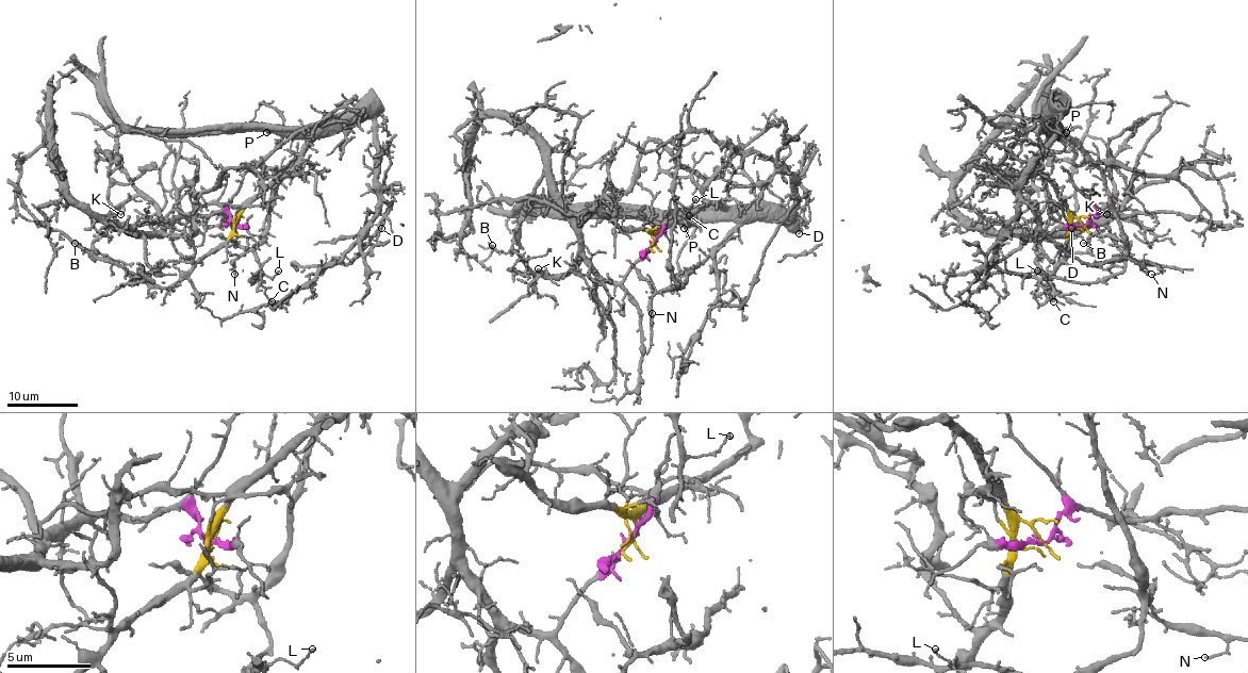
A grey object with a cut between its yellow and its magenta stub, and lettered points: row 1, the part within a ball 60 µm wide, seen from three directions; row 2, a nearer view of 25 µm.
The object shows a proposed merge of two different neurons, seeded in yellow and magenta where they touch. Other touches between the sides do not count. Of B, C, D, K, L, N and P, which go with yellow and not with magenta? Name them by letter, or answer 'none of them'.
C, D, L, N, P

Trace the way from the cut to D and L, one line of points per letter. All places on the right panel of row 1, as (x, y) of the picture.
D: (1083, 226), (1044, 174), (1043, 146), (1058, 118), (1056, 138), (1037, 160), (1021, 197), (1053, 200), (1070, 228)
L: (1083, 226), (1043, 170), (1043, 147), (1062, 135), (1101, 173), (1126, 260), (1096, 281), (1037, 271)

